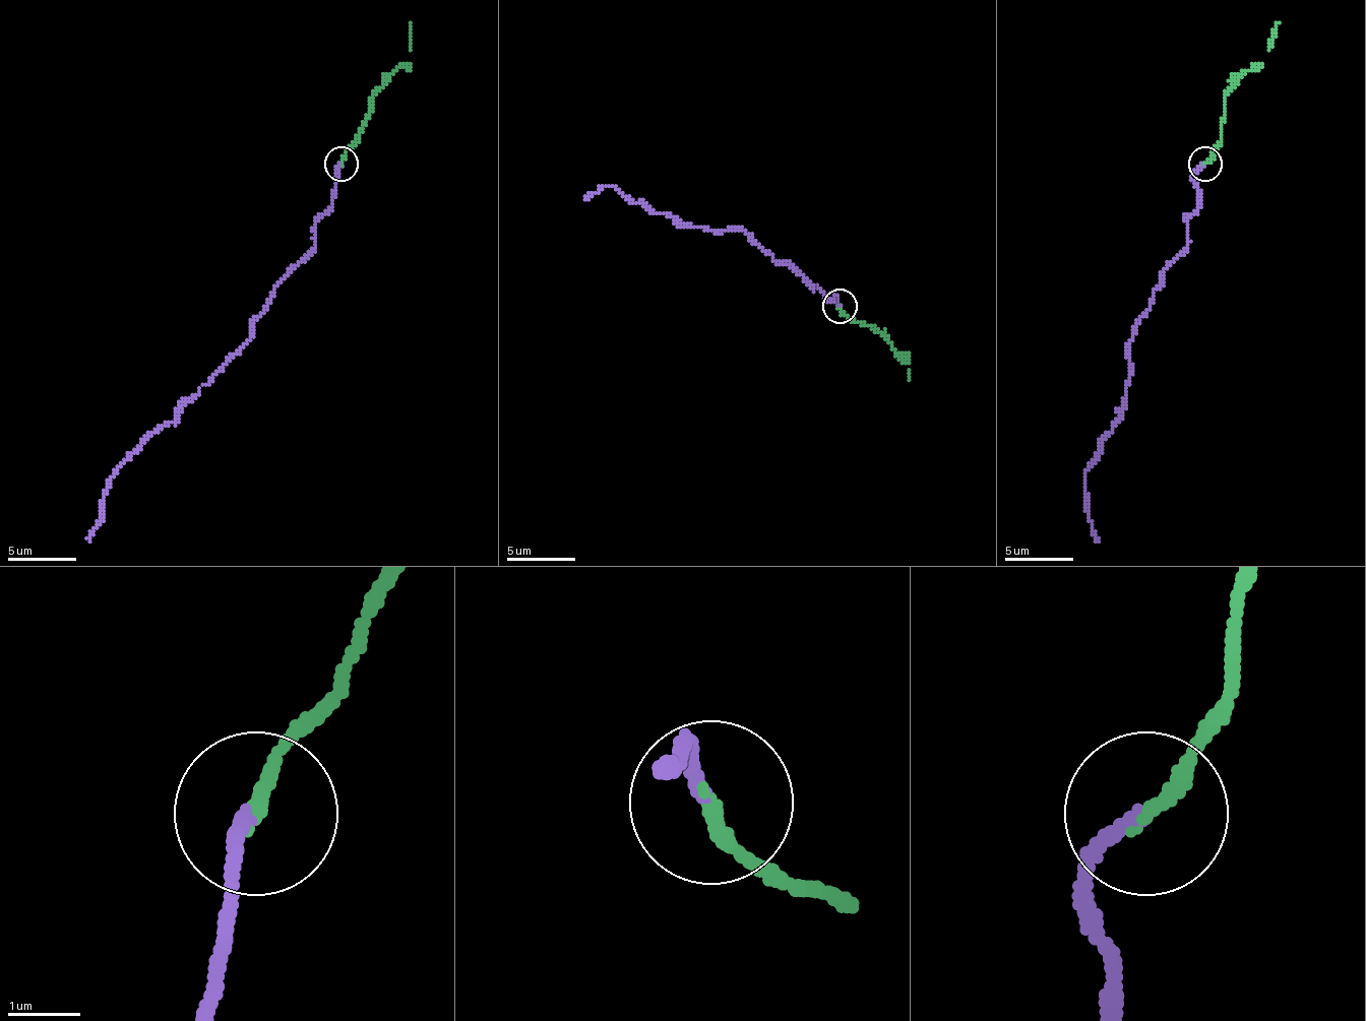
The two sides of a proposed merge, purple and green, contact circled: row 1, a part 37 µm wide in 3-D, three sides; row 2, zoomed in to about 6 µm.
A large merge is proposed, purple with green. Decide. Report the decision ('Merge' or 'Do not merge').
Merge

